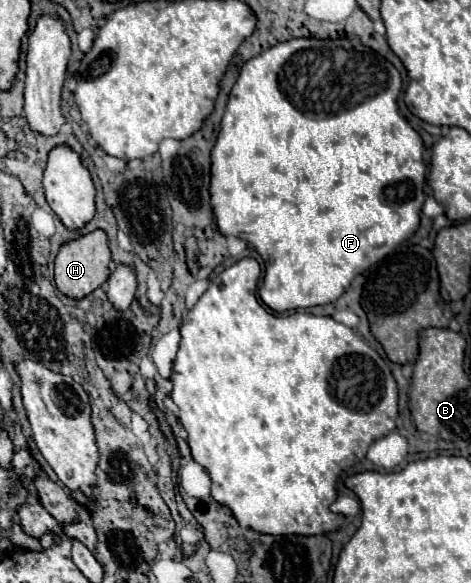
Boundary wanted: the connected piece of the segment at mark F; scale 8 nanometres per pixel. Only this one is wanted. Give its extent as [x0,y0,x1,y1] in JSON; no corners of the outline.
[209,39,425,313]

